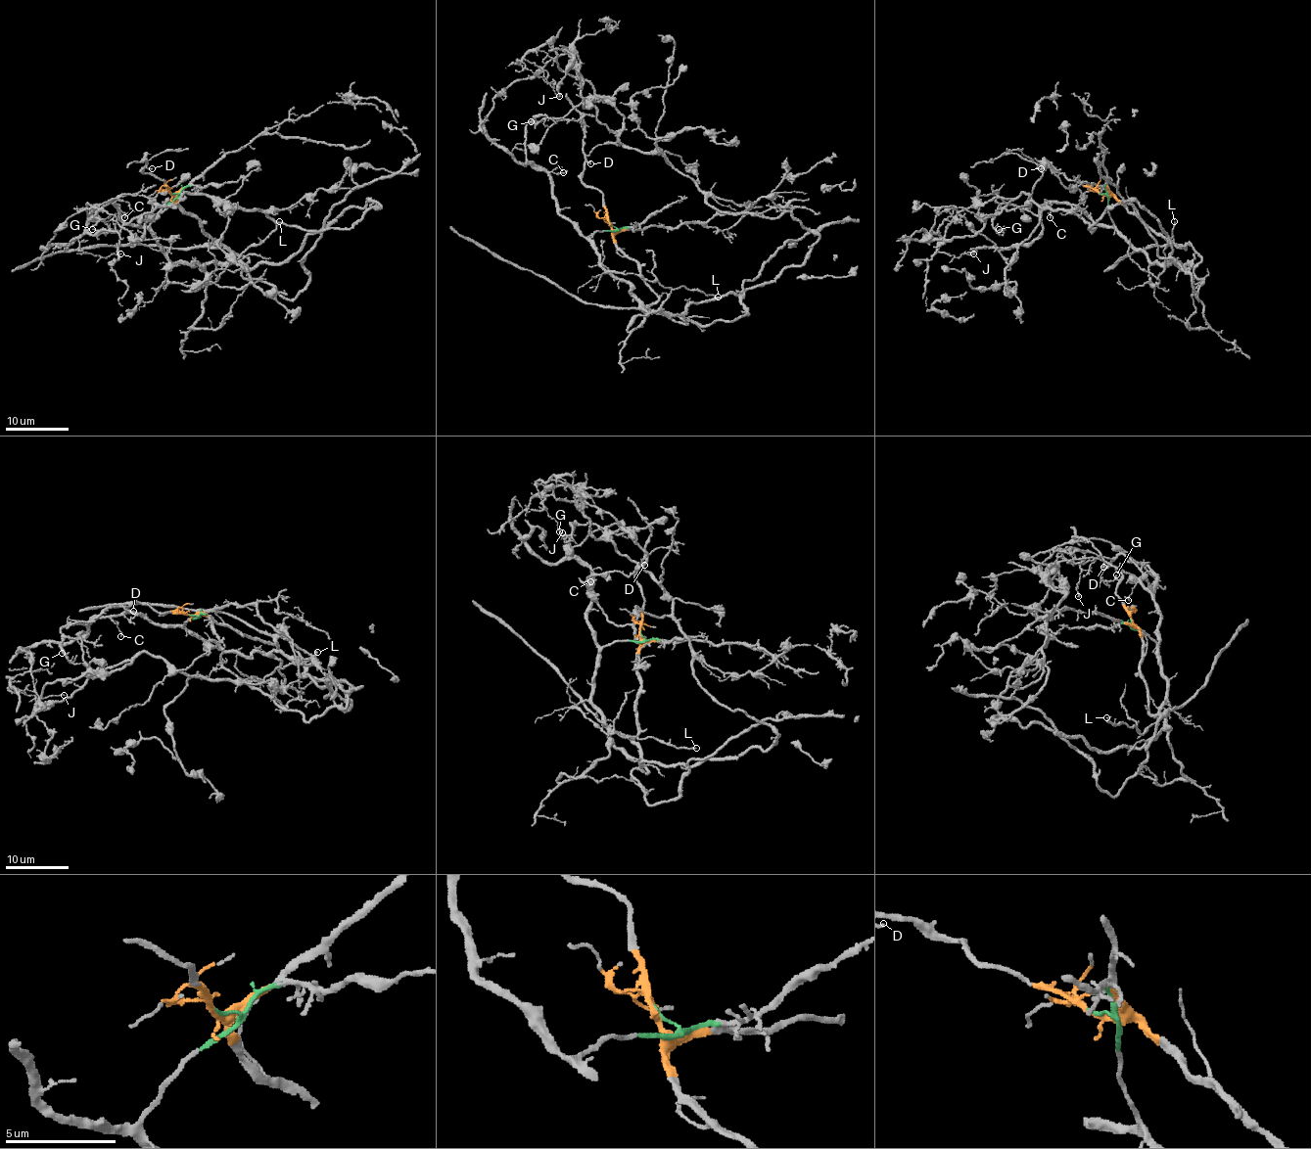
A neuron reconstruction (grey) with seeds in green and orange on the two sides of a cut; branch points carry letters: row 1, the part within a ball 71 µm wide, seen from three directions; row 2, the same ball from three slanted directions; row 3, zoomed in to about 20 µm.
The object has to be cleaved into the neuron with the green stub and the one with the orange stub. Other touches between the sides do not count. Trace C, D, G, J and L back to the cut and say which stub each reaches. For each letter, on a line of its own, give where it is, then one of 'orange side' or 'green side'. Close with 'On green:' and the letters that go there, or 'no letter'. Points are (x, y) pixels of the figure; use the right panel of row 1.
C: (1050, 217) | green side
D: (1041, 168) | orange side
G: (999, 229) | green side
J: (973, 253) | green side
L: (1174, 221) | green side
On green: C, G, J, L

